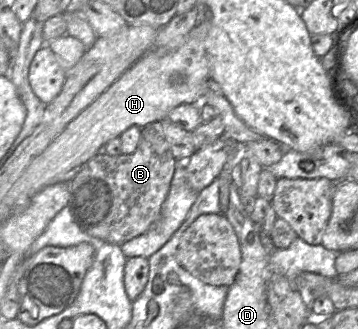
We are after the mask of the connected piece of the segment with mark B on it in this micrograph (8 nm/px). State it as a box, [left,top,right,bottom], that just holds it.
[68,122,176,246]

